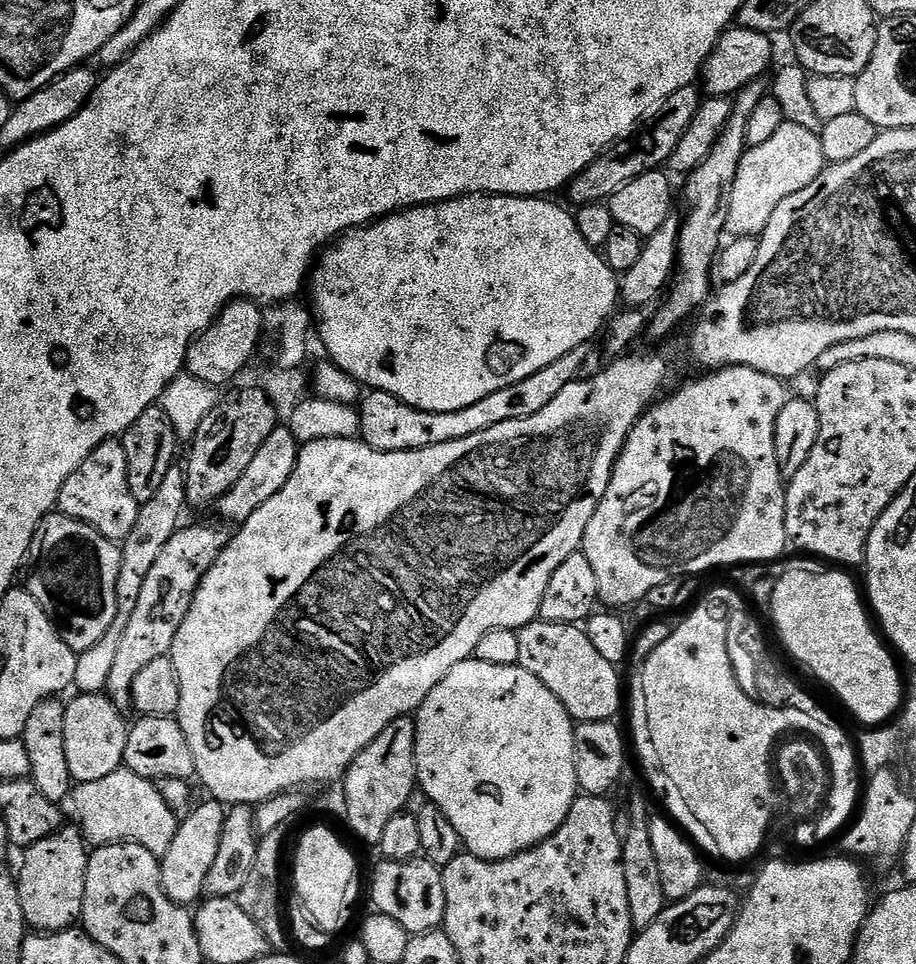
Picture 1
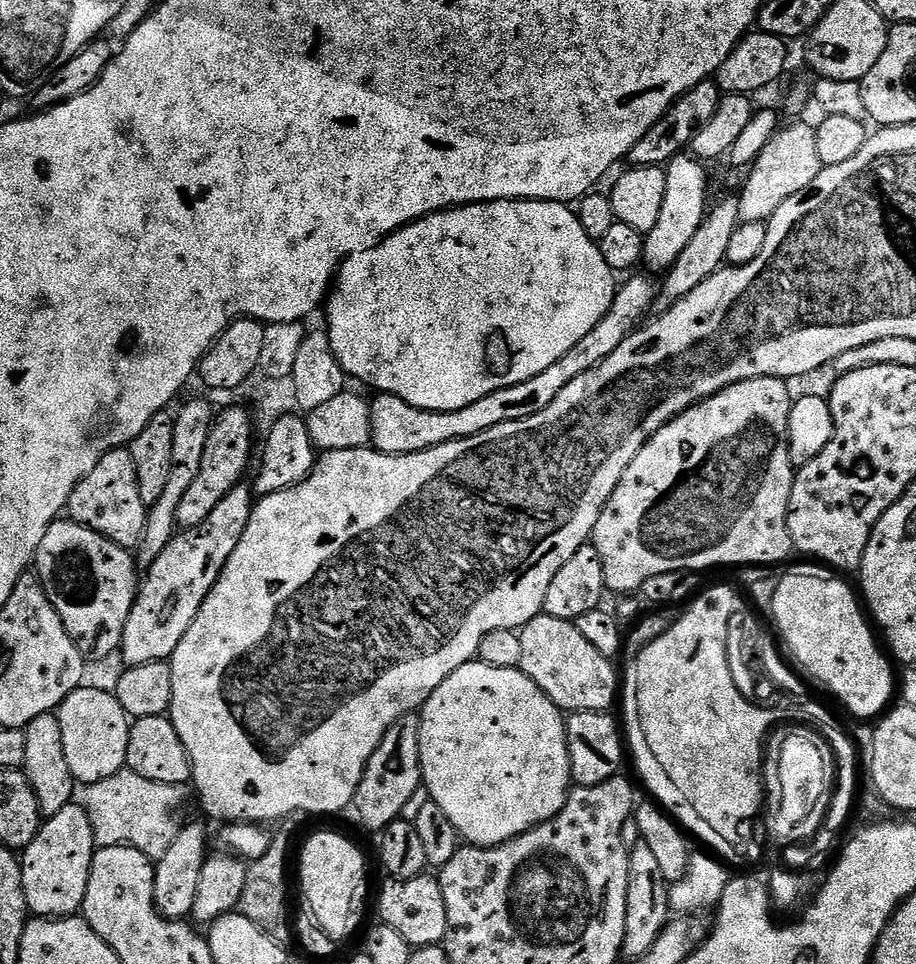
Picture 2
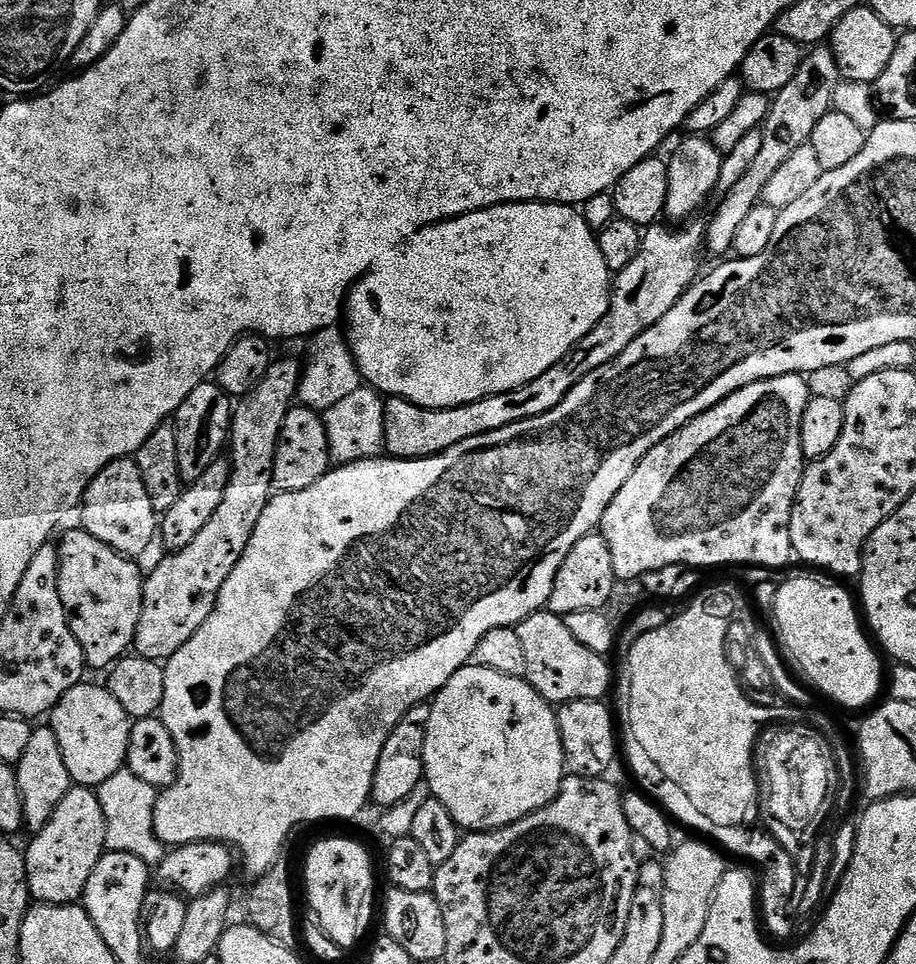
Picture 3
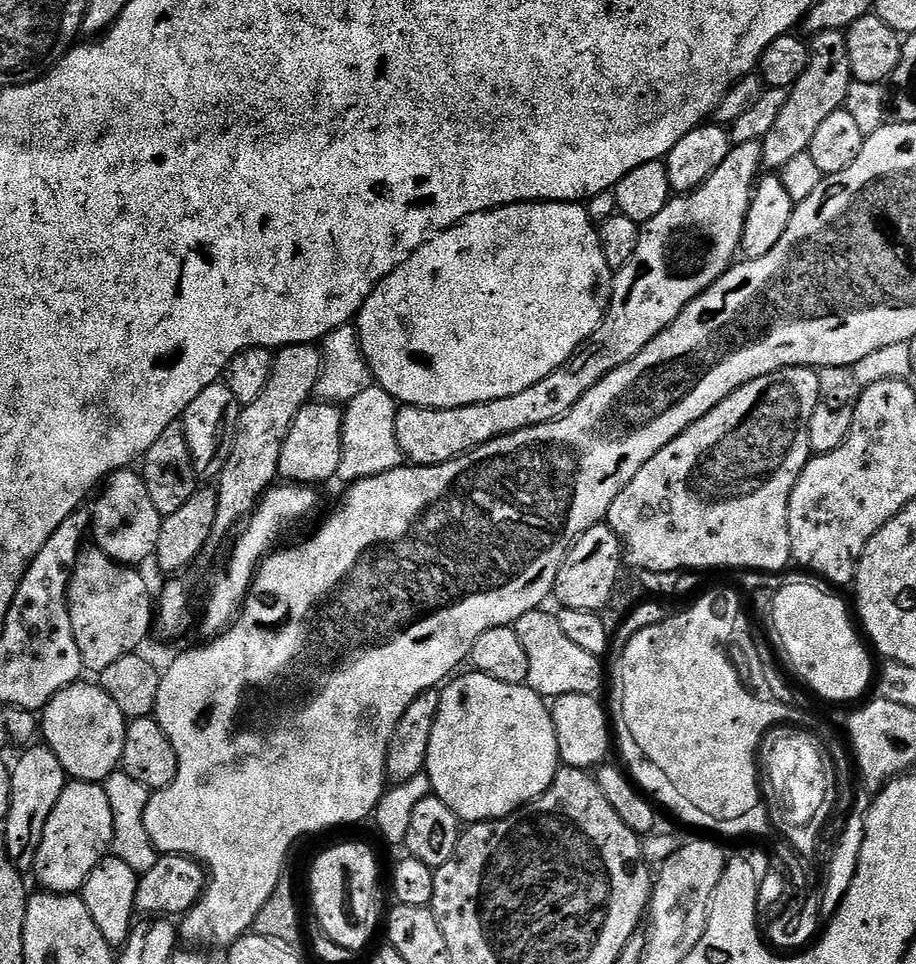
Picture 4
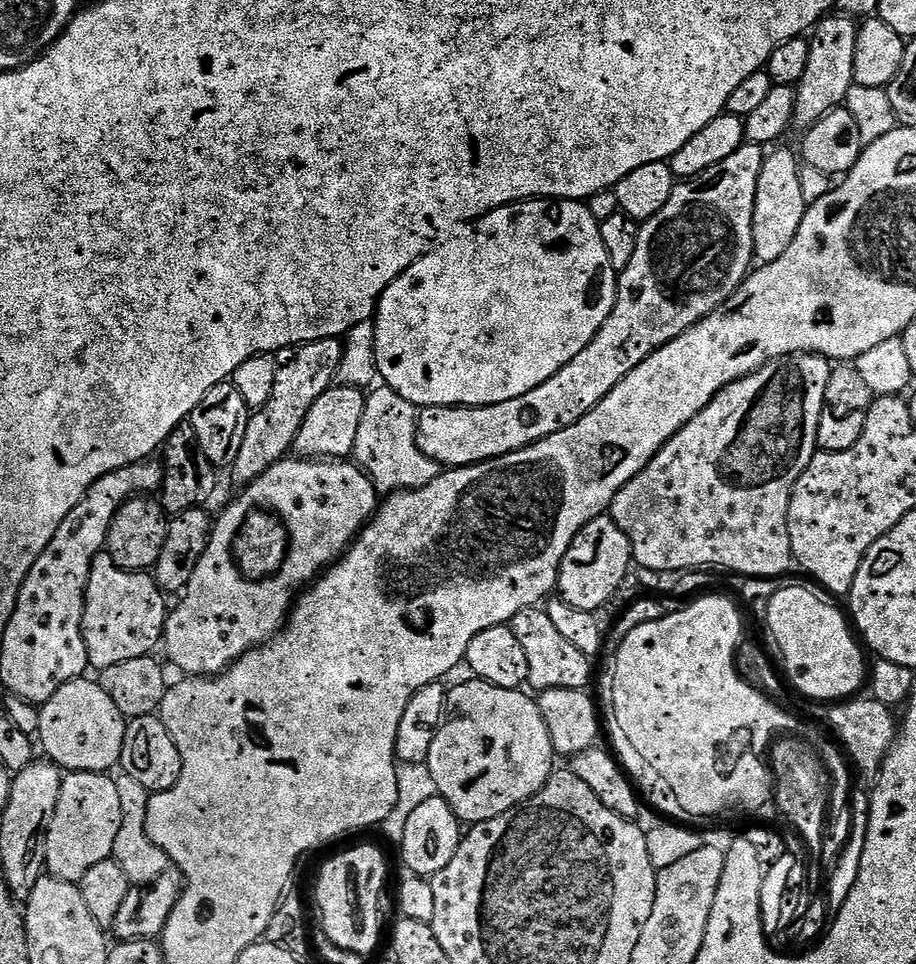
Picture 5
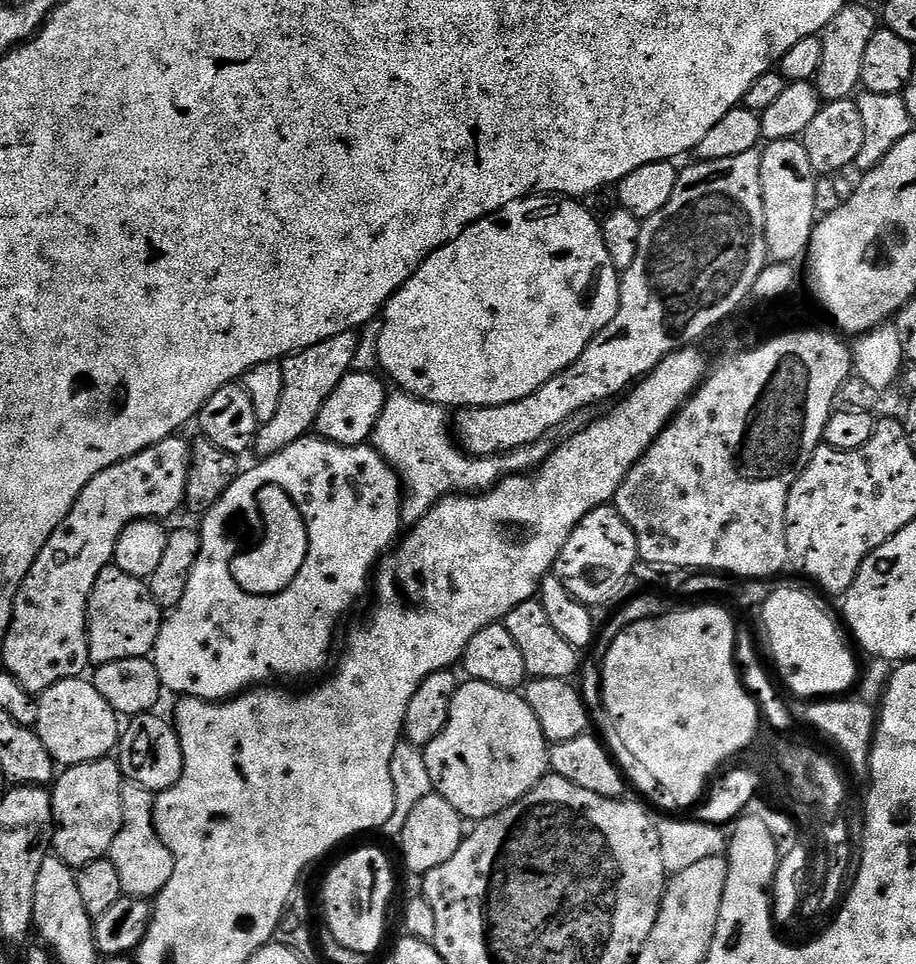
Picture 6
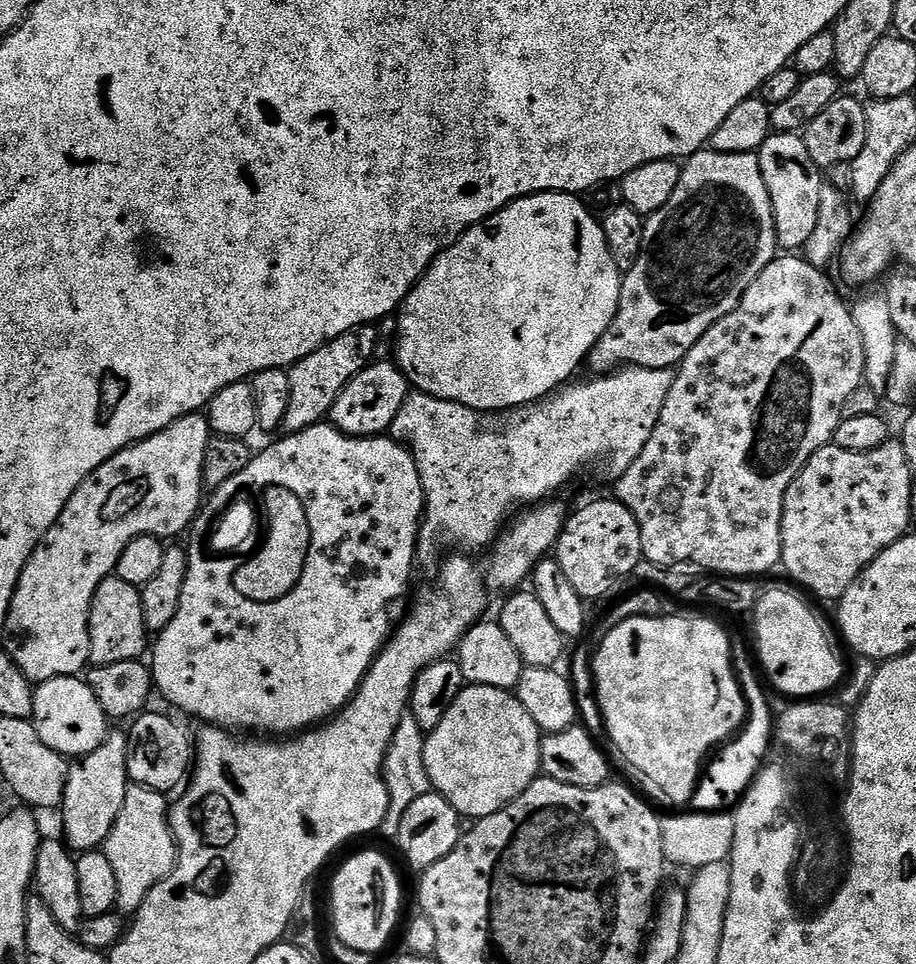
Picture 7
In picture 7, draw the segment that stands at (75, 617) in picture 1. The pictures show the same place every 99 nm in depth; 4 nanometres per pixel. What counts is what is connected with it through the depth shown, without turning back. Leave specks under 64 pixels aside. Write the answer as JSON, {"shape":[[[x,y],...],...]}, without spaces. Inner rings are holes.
{"shape":[[[115,574],[106,577],[98,586],[88,611],[88,633],[90,634],[88,658],[93,665],[110,666],[114,662],[141,659],[149,651],[150,633],[142,618],[140,589],[130,586],[130,582],[122,582],[122,578],[118,578]]]}

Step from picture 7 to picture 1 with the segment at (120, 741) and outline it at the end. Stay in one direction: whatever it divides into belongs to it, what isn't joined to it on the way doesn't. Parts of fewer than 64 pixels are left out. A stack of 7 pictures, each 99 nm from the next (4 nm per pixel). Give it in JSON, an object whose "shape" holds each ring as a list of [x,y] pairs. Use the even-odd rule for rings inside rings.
{"shape":[[[76,826],[59,828],[50,838],[26,849],[18,871],[18,895],[22,898],[22,910],[29,929],[40,934],[63,932],[80,920],[89,855],[89,845]]]}

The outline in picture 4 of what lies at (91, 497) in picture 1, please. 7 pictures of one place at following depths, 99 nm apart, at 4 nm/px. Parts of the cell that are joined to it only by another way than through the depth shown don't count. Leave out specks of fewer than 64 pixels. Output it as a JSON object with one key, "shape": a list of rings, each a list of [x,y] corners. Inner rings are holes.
{"shape":[[[121,468],[103,481],[99,492],[95,497],[96,505],[90,508],[90,536],[96,539],[93,540],[95,547],[119,564],[140,566],[143,560],[151,561],[156,555],[162,518],[158,510],[154,510],[154,501],[146,491],[143,476],[132,468]]]}

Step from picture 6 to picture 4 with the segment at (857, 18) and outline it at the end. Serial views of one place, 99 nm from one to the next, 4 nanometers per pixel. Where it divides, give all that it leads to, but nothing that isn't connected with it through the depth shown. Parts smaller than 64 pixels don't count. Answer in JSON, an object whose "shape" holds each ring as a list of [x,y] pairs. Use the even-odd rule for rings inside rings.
{"shape":[[[838,30],[815,33],[810,40],[808,65],[802,78],[792,84],[786,104],[782,106],[778,119],[774,121],[774,127],[770,129],[770,134],[766,134],[760,141],[763,167],[779,170],[786,166],[786,162],[806,152],[823,120],[843,109],[846,90],[852,81],[847,35]]]}

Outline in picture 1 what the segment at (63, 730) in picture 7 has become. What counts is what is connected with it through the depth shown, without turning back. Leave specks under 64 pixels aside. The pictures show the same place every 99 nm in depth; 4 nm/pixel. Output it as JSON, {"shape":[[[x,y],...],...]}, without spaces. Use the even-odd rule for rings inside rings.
{"shape":[[[76,694],[66,704],[66,762],[76,784],[94,782],[114,774],[124,763],[129,721],[124,721],[125,713],[116,708],[107,695]]]}

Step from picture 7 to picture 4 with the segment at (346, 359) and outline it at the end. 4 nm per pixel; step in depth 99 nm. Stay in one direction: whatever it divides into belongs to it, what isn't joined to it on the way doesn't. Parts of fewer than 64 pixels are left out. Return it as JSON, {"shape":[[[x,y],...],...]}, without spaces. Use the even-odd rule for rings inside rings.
{"shape":[[[290,344],[279,349],[272,357],[272,373],[266,382],[266,390],[262,390],[254,402],[241,407],[240,427],[231,437],[230,458],[226,458],[226,466],[221,470],[215,485],[218,514],[212,531],[213,541],[218,542],[223,536],[231,537],[232,527],[247,521],[256,511],[256,505],[265,492],[277,483],[282,442],[298,410],[313,399],[320,360],[321,349],[316,344]]]}

